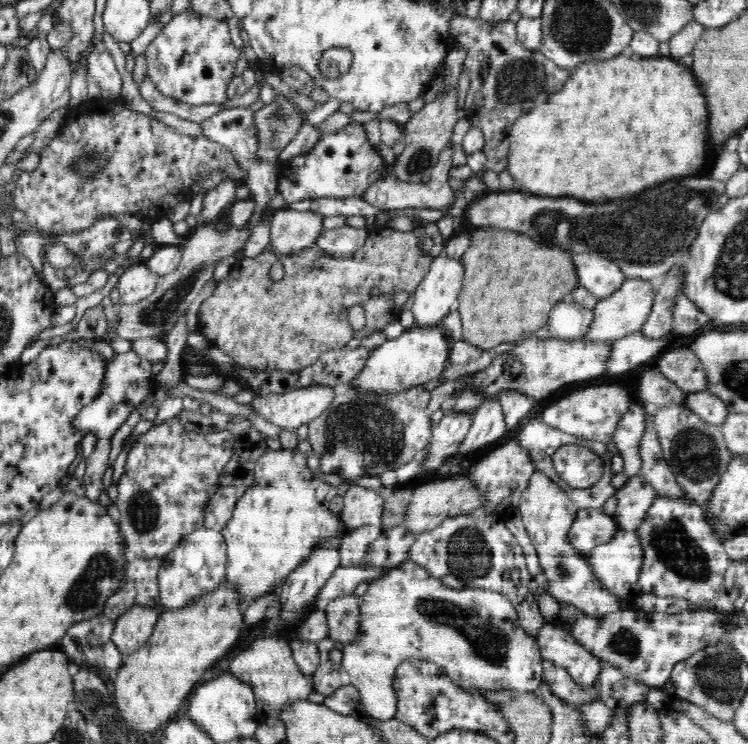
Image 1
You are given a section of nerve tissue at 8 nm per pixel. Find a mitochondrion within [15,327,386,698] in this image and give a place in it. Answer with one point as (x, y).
(84, 592)

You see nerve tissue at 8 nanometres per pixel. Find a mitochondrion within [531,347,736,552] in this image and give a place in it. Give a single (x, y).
(693, 453)

